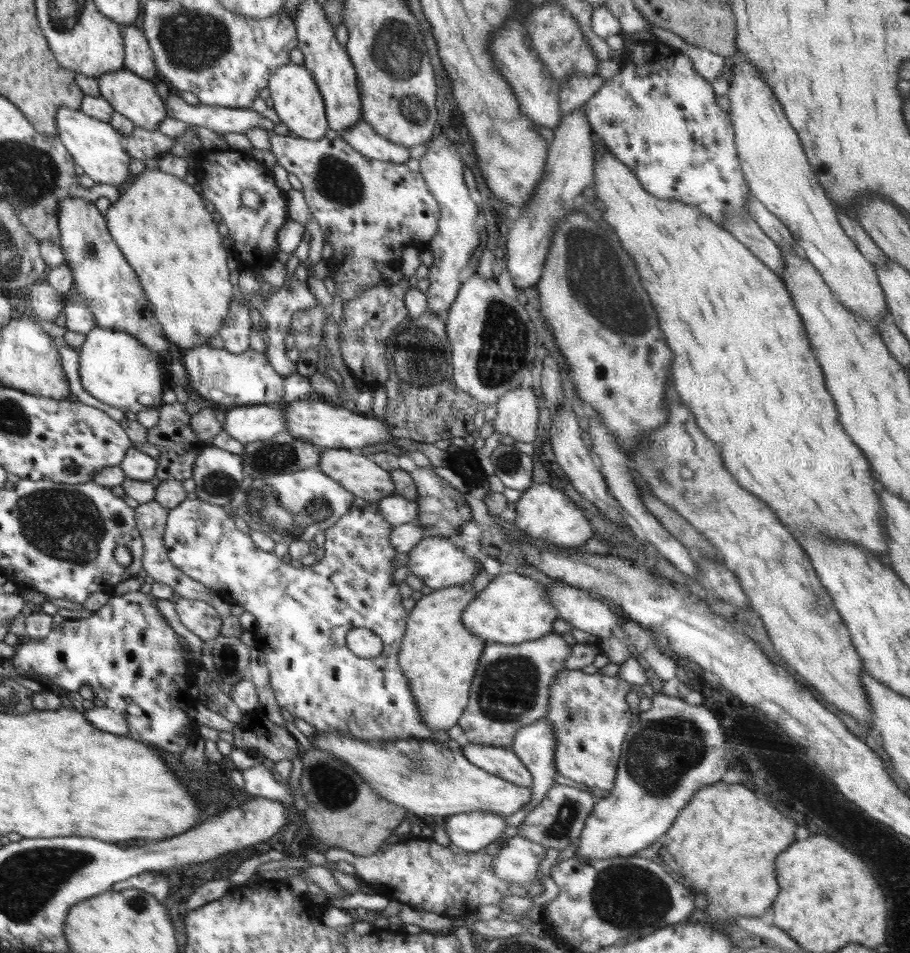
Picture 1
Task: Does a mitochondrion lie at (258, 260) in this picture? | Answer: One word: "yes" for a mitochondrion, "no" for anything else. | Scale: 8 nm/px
no

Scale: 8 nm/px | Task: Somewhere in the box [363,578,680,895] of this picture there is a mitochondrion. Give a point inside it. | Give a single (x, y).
(508, 687)

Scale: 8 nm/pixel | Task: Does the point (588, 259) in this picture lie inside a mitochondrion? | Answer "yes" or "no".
yes

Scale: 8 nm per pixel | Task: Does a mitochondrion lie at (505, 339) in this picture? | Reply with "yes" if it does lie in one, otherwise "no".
yes

